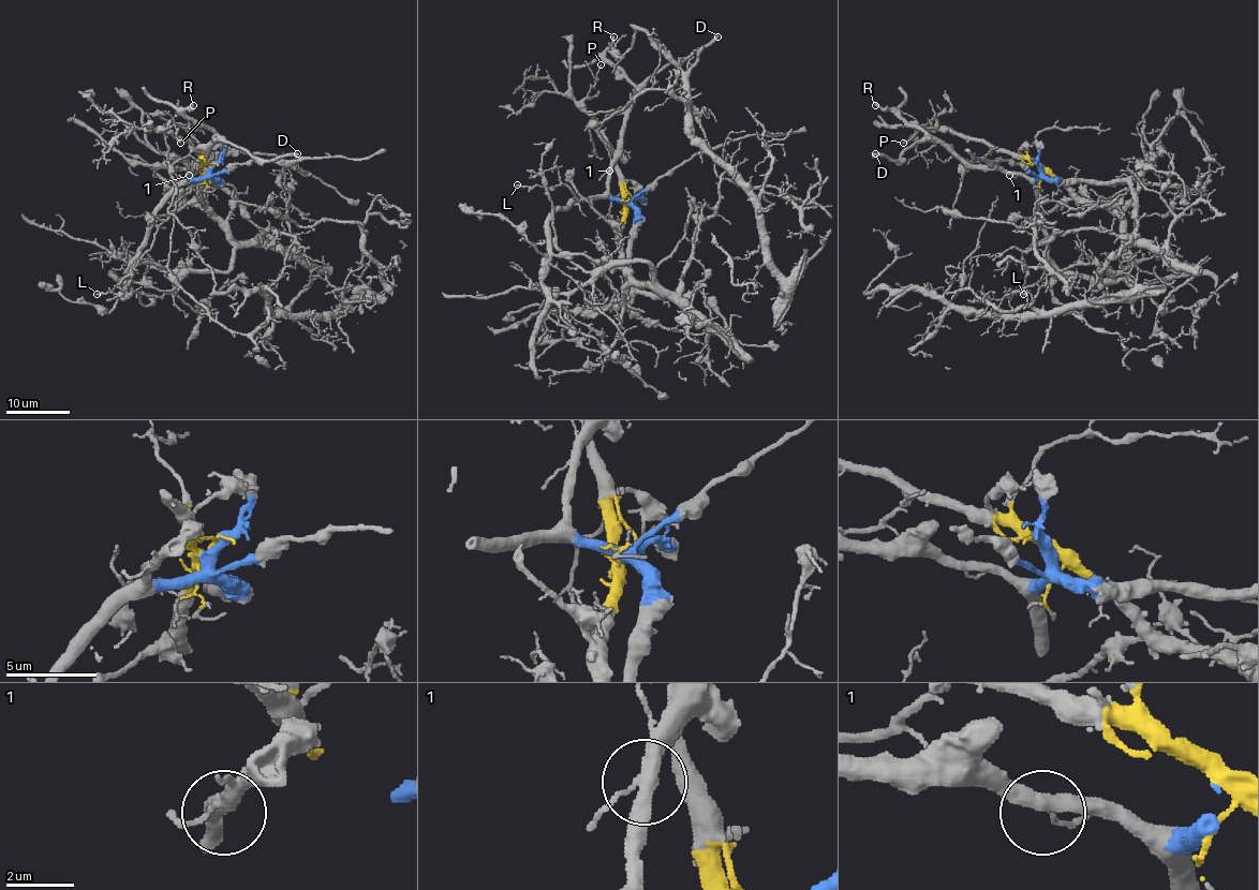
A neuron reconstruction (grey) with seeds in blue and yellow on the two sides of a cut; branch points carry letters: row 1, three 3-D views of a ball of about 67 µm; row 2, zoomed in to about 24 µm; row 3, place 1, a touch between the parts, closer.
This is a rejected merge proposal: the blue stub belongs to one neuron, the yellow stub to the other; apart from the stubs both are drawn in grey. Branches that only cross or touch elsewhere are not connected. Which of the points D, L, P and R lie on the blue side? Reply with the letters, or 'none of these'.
D, R

